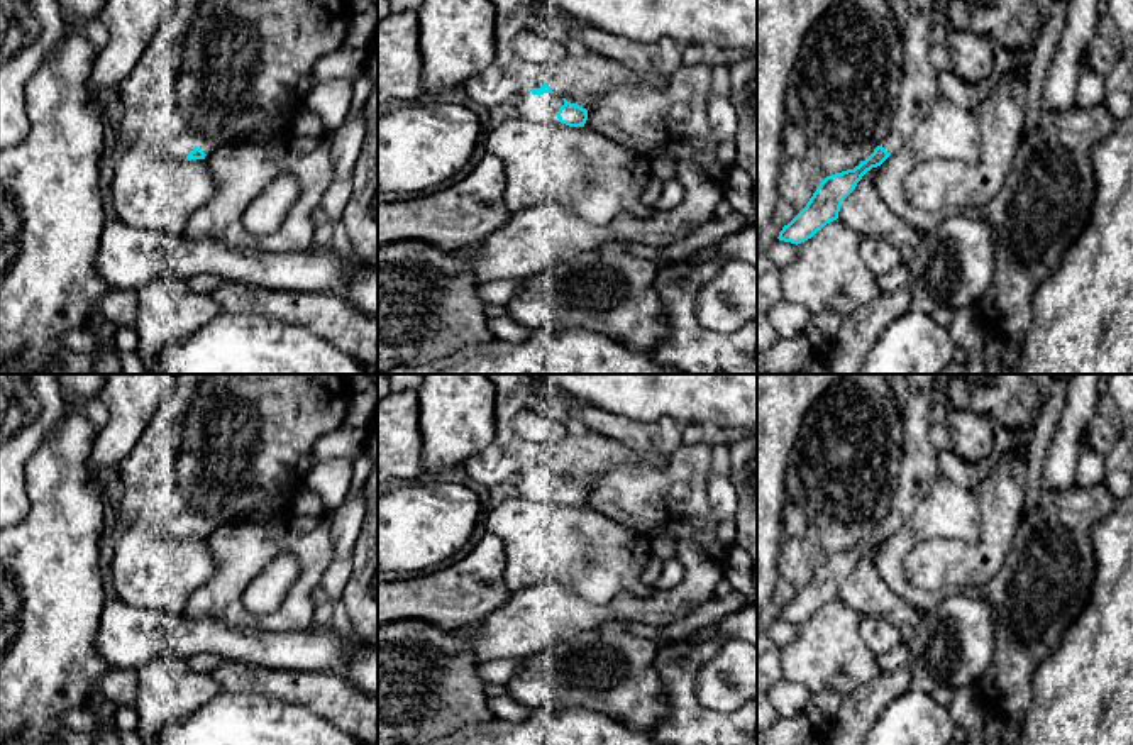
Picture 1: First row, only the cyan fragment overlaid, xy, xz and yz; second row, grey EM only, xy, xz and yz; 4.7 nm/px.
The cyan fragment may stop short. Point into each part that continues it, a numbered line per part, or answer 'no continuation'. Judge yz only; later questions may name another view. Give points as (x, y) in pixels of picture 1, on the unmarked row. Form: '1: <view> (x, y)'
1: yz (920, 468)

